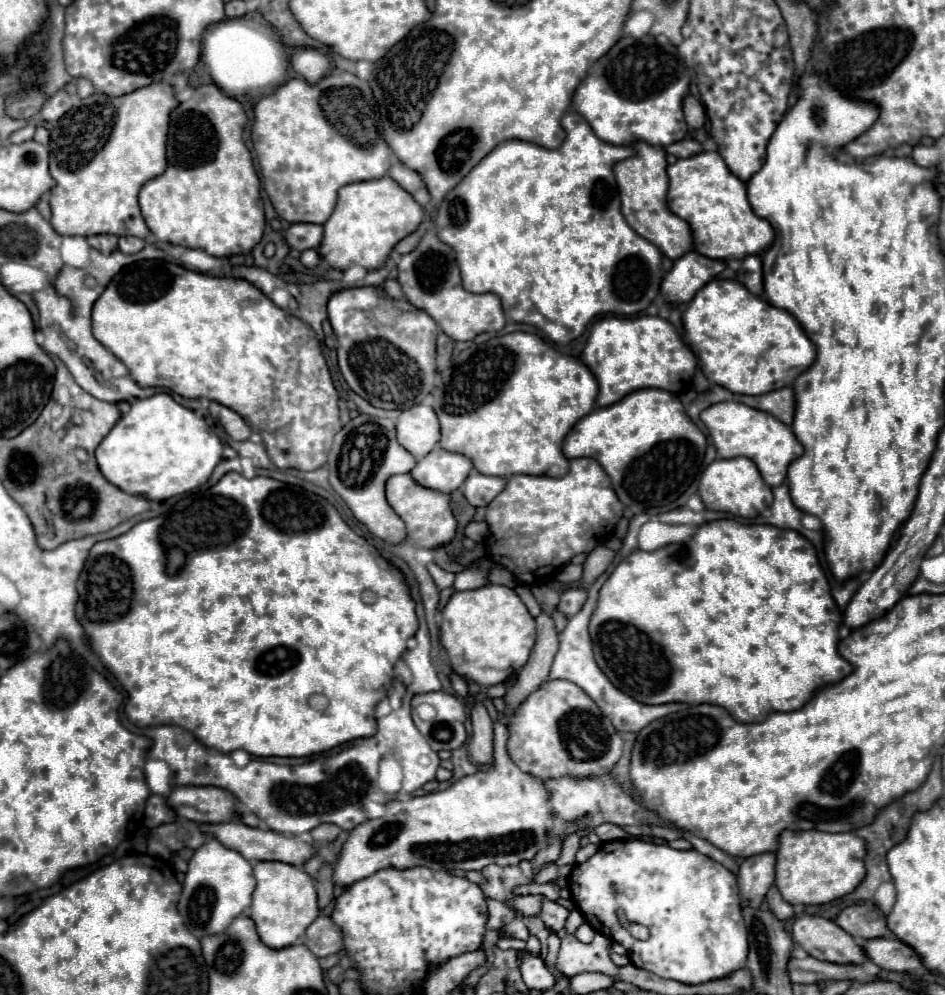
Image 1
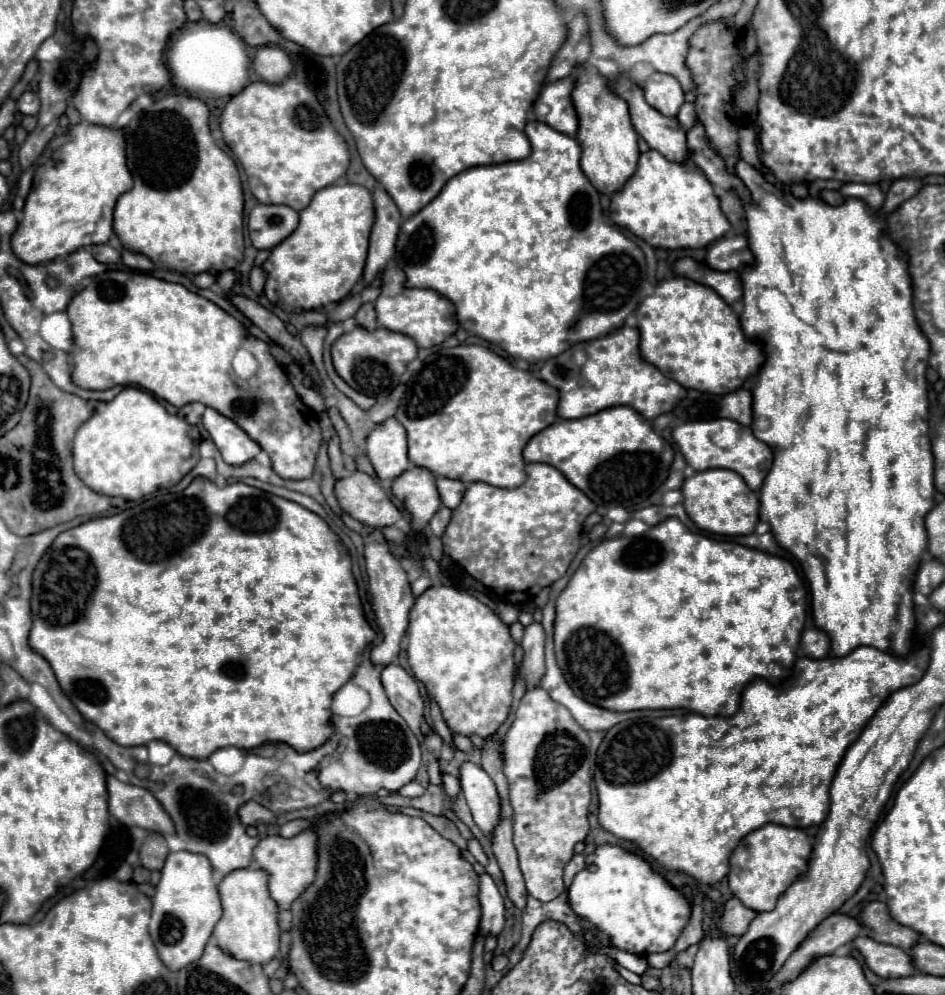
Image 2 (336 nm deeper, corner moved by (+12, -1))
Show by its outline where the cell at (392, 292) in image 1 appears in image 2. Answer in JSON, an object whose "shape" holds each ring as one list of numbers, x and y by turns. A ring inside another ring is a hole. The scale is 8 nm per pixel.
{"shape":[[364,303,358,313,356,313,356,323,366,327,366,329,376,329,378,327,378,319,376,319,376,309,372,303]]}

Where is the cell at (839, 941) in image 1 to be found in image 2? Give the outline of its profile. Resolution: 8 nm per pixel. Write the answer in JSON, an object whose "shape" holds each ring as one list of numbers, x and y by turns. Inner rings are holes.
{"shape":[[856,937,852,945,858,949,858,953,864,957,870,971,876,975,888,979,888,977,906,977,914,973,914,965,910,961,910,955,894,945,878,943,870,937]]}

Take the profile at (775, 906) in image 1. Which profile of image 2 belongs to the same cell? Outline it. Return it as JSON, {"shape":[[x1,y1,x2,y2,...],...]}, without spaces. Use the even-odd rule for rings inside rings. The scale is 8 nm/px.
{"shape":[[732,897,724,903,724,913,722,913,720,925,728,935,738,935,740,937,748,931,754,917,756,917,756,911,742,905,742,901,738,897]]}

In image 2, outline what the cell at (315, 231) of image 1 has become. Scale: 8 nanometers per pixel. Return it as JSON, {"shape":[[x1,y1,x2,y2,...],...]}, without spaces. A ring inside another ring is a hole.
{"shape":[[256,205,248,217,250,241,256,249,274,249,298,227,298,213,286,205]]}

